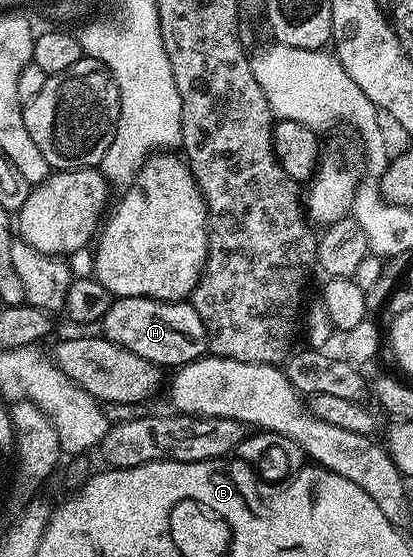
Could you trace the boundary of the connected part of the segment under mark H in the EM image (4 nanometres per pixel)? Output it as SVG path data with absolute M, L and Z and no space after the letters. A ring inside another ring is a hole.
M118 297L111 302L108 313L104 313L100 330L108 341L163 369L185 367L203 358L208 351L204 321L190 301L165 303L144 297Z

